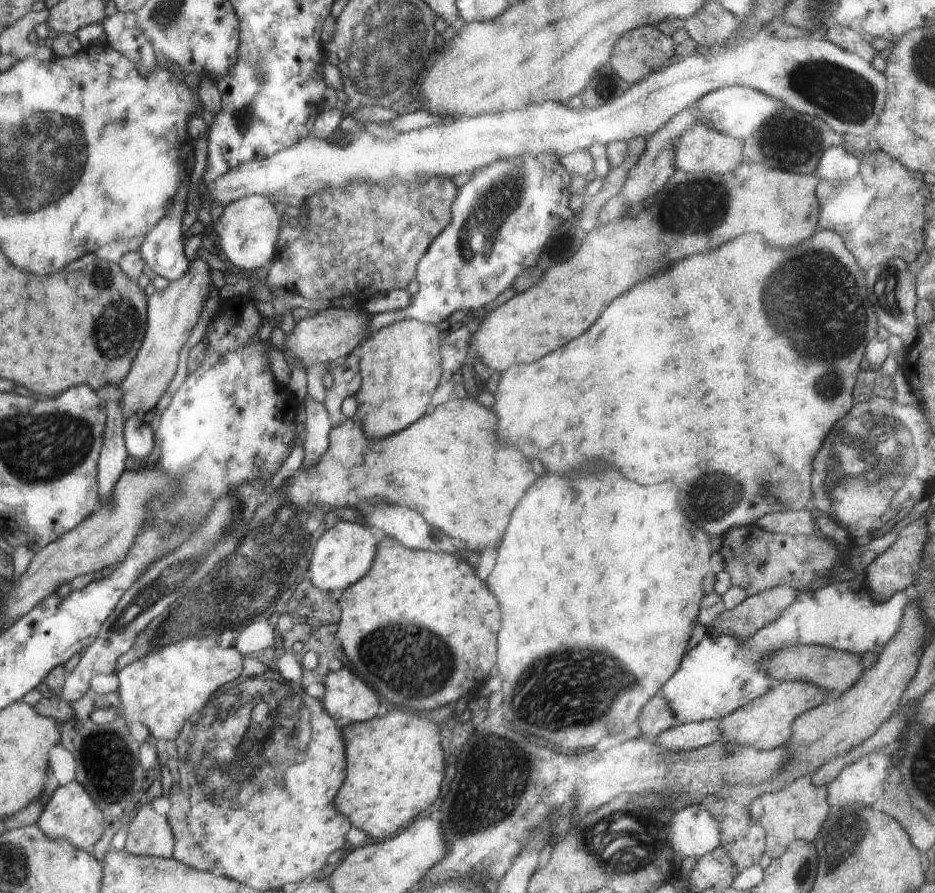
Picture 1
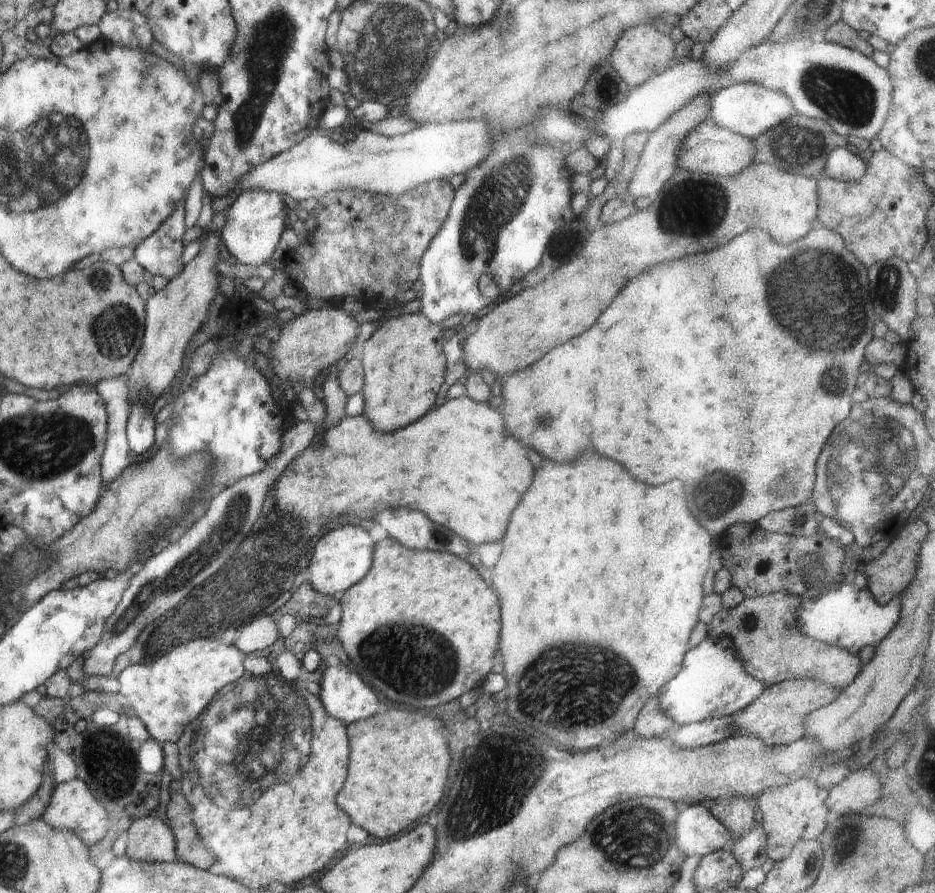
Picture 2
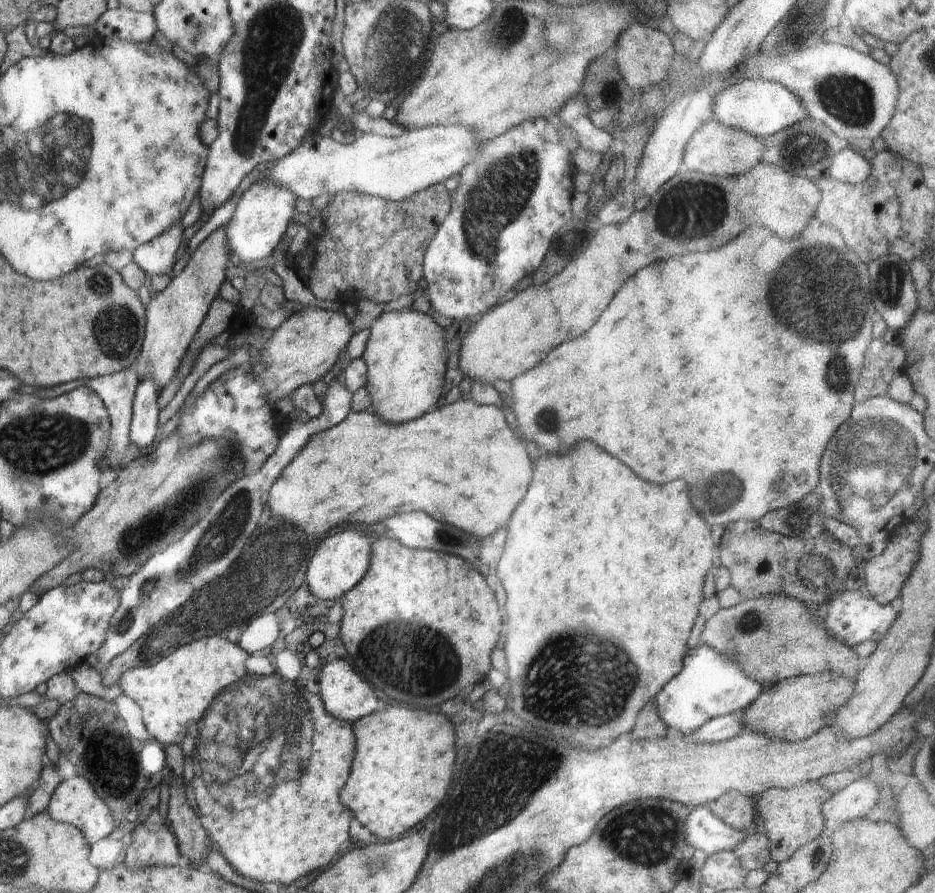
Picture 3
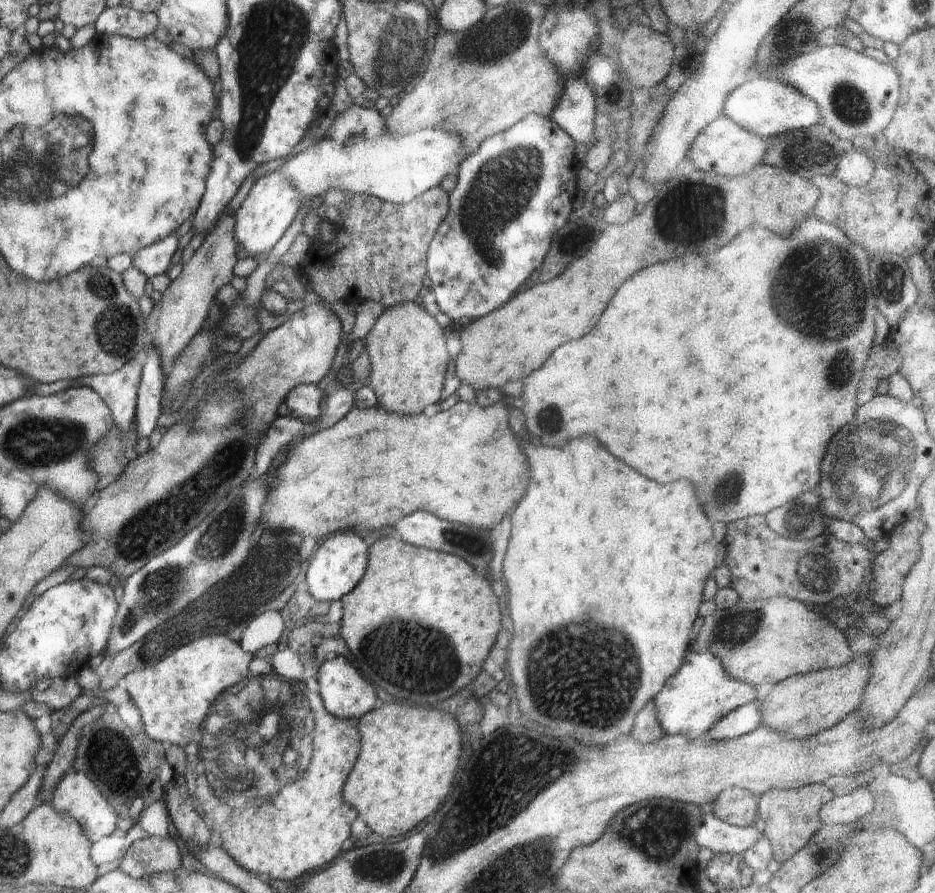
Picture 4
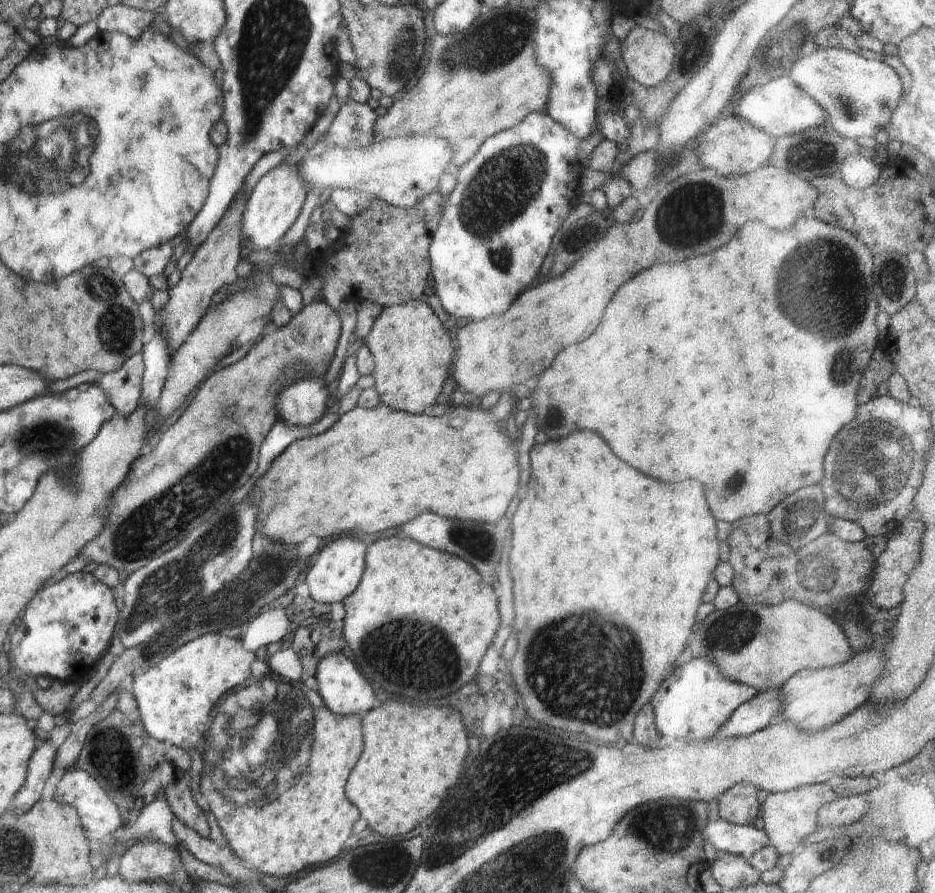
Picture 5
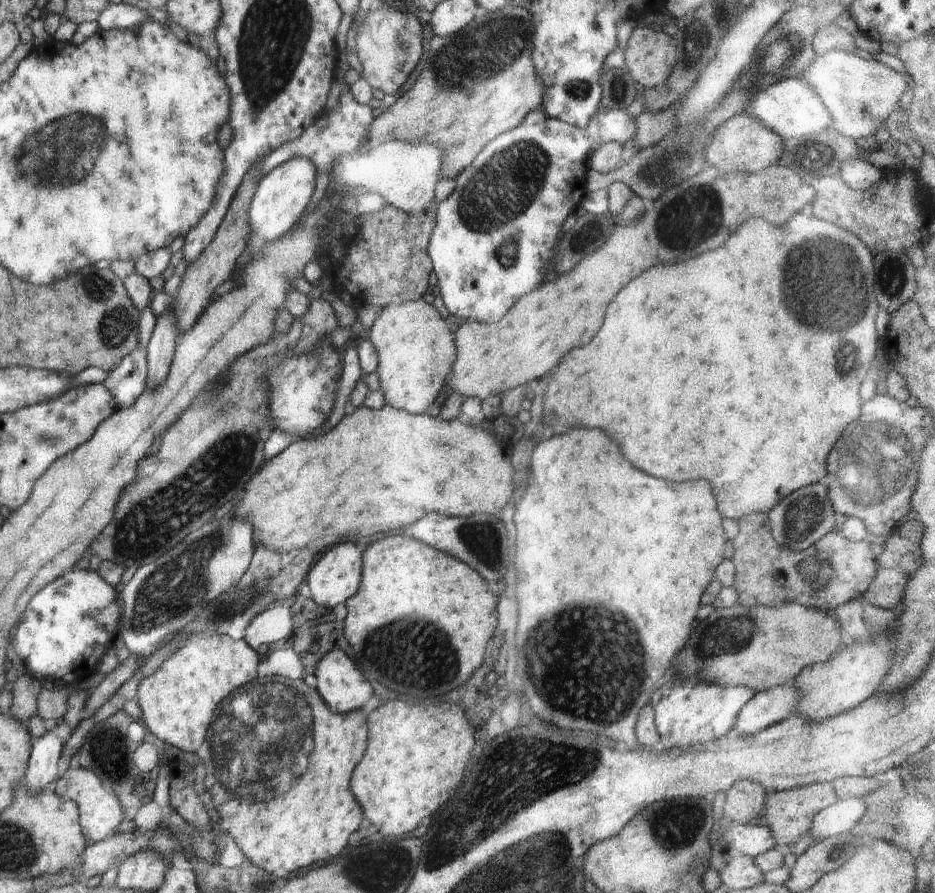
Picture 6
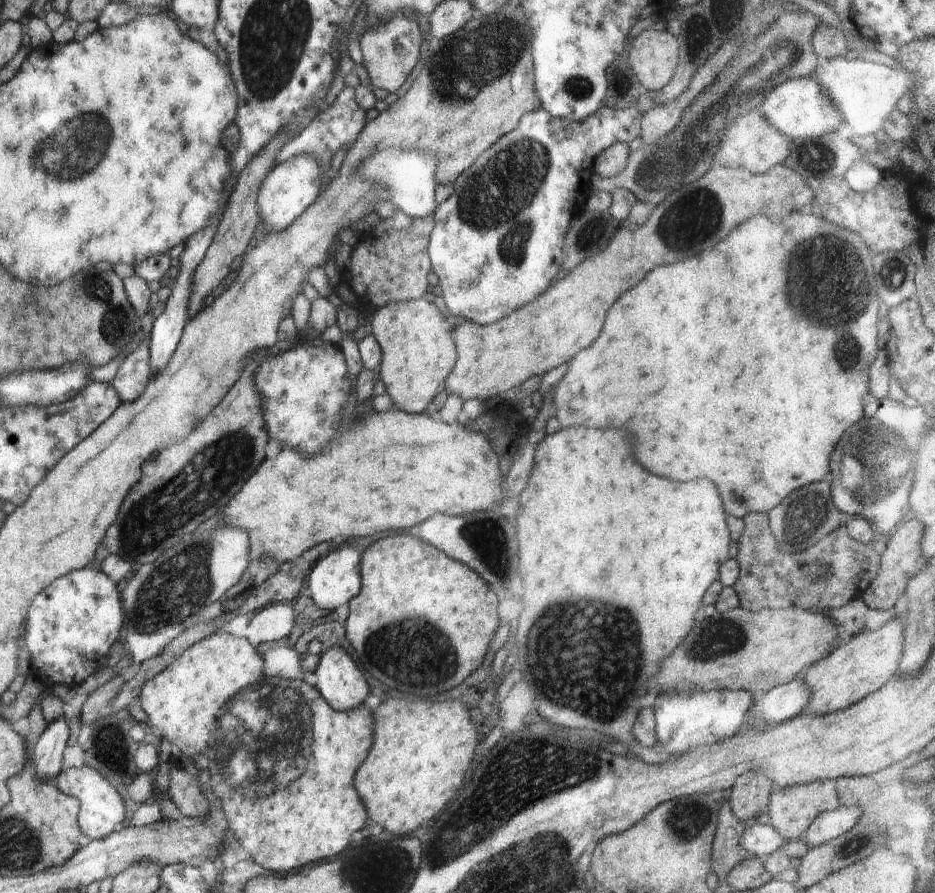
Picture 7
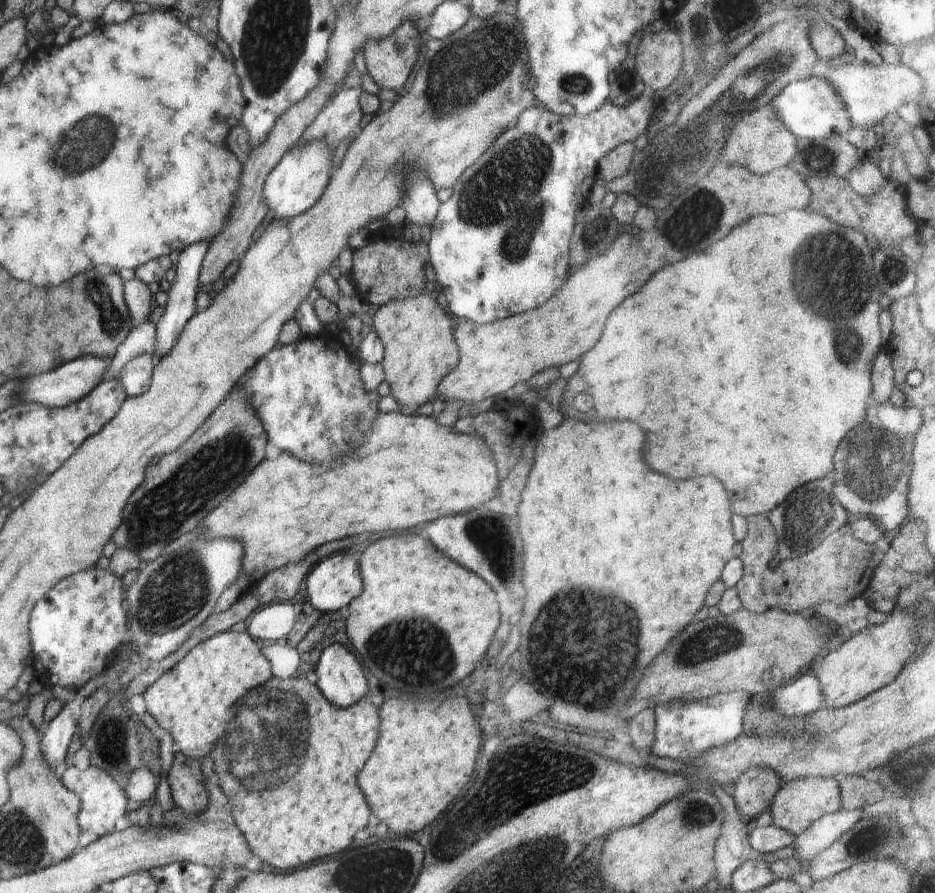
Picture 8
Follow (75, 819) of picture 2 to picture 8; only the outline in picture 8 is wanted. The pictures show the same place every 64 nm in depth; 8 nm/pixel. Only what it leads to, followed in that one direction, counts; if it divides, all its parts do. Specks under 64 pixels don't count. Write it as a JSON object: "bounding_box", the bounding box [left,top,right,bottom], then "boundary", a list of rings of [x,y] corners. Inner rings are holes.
{"bounding_box":[61,766,126,837],"boundary":[[[76,766],[62,768],[61,778],[63,786],[67,790],[74,791],[82,802],[82,809],[79,815],[79,824],[82,832],[87,831],[96,836],[104,837],[108,832],[113,832],[116,820],[121,820],[126,815],[126,796],[123,788],[107,774],[106,770],[100,770],[96,766],[89,766],[86,770],[80,770]]]}

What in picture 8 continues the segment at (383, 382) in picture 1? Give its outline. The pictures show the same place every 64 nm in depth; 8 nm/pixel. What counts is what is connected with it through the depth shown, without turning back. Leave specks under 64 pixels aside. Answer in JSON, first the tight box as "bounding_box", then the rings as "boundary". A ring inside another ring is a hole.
{"bounding_box":[374,292,460,414],"boundary":[[[422,292],[416,296],[391,300],[383,304],[374,316],[374,330],[382,344],[384,344],[384,360],[381,362],[384,368],[386,382],[390,386],[390,392],[396,398],[396,402],[406,412],[413,414],[420,406],[433,401],[437,397],[437,388],[440,381],[458,366],[460,352],[453,337],[453,329],[456,322],[452,322],[451,314],[446,314],[434,294]]]}

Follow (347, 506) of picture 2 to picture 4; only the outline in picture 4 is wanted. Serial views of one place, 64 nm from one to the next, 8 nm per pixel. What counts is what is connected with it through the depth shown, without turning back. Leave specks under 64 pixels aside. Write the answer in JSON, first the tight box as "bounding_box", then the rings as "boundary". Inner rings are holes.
{"bounding_box":[261,395,530,540],"boundary":[[[505,395],[498,404],[487,407],[458,401],[432,418],[423,412],[416,416],[386,414],[388,410],[377,405],[366,410],[353,407],[336,424],[289,444],[290,452],[268,480],[268,484],[272,482],[272,512],[268,486],[268,500],[262,506],[261,522],[266,522],[270,528],[286,528],[320,540],[354,526],[366,526],[373,532],[376,528],[394,524],[394,520],[400,520],[414,510],[426,510],[432,514],[436,512],[438,518],[470,528],[492,530],[522,500],[530,478],[528,458],[508,423],[510,407]]]}

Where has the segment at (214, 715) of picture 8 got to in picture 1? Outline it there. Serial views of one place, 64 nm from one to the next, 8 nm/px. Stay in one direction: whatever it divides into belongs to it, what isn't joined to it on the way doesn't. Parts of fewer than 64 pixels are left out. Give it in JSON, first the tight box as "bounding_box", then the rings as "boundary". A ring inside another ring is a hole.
{"bounding_box":[116,639,243,741],"boundary":[[[183,639],[134,660],[117,671],[119,697],[116,702],[120,704],[119,711],[126,724],[140,722],[150,731],[151,737],[176,741],[186,720],[199,715],[216,690],[240,680],[242,670],[243,657],[233,647],[221,648],[213,639]]]}

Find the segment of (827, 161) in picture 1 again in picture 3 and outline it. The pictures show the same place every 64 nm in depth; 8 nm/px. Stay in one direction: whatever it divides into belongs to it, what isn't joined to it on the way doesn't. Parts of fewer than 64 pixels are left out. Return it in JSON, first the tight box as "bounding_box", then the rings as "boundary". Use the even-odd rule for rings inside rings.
{"bounding_box":[828,148,870,186],"boundary":[[[844,148],[832,156],[828,174],[834,176],[835,180],[857,186],[868,179],[870,164],[862,160],[862,156],[856,154],[852,148]]]}

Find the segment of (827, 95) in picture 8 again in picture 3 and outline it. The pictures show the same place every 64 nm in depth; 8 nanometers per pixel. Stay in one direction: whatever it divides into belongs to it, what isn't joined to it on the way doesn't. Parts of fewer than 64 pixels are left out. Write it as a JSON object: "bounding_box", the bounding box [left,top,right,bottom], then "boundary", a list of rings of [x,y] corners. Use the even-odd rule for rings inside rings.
{"bounding_box":[714,78,809,138],"boundary":[[[742,78],[718,96],[714,116],[731,129],[744,130],[756,138],[766,138],[768,134],[790,128],[809,115],[803,108],[803,103],[792,92],[784,89],[784,86],[763,79]]]}

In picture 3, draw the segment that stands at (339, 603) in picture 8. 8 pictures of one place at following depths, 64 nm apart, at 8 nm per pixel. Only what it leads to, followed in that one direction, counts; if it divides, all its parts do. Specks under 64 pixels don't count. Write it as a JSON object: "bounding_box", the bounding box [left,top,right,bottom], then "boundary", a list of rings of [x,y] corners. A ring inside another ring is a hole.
{"bounding_box":[306,530,371,600],"boundary":[[[340,530],[328,538],[317,539],[314,556],[306,570],[307,588],[318,599],[337,600],[358,585],[370,568],[371,545],[369,536],[360,530]]]}

